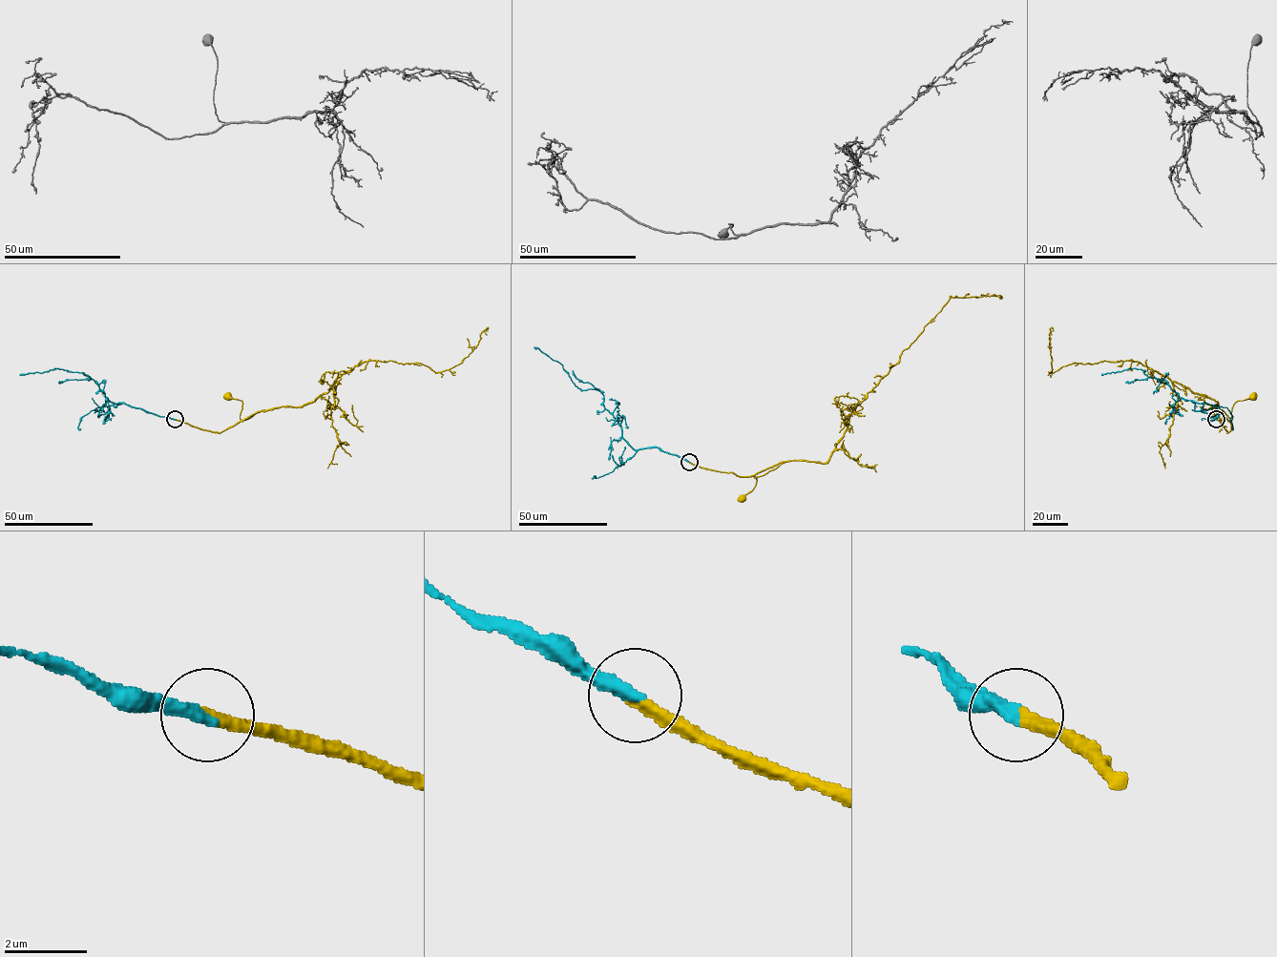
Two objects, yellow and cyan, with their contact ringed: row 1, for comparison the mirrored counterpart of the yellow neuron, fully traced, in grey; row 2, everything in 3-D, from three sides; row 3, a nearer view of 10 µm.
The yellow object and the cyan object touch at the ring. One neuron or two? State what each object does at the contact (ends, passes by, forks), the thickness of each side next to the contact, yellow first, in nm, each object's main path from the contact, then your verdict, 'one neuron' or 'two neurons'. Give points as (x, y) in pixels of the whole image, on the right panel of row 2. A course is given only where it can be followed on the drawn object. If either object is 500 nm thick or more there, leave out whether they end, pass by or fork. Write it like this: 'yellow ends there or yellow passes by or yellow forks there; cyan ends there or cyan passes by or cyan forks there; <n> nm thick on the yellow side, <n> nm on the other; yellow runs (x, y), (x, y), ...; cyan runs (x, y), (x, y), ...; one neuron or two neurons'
yellow ends there; cyan ends there; 280 nm thick on the yellow side, 320 nm on the other; yellow runs (1217, 419), (1227, 432), (1230, 423), (1217, 410), (1223, 410), (1231, 420), (1232, 405), (1250, 397); cyan runs (1216, 419), (1202, 409), (1204, 403), (1181, 398), (1162, 379), (1149, 377), (1142, 370), (1131, 368), (1101, 374); one neuron

